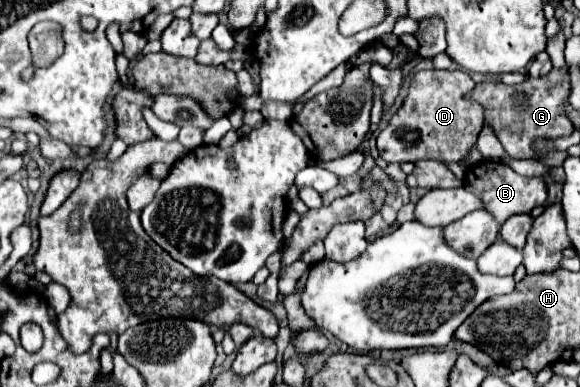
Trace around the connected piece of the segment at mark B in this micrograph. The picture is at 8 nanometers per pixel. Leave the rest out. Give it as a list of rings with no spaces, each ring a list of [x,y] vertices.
[[[481,160],[473,166],[469,166],[465,170],[465,182],[463,186],[473,192],[475,196],[479,196],[485,202],[485,208],[499,220],[505,222],[507,218],[515,216],[515,214],[527,214],[531,212],[535,206],[541,206],[547,202],[549,192],[547,192],[547,184],[543,178],[539,176],[521,176],[517,174],[511,166],[507,166],[505,162],[497,162],[497,160]]]

